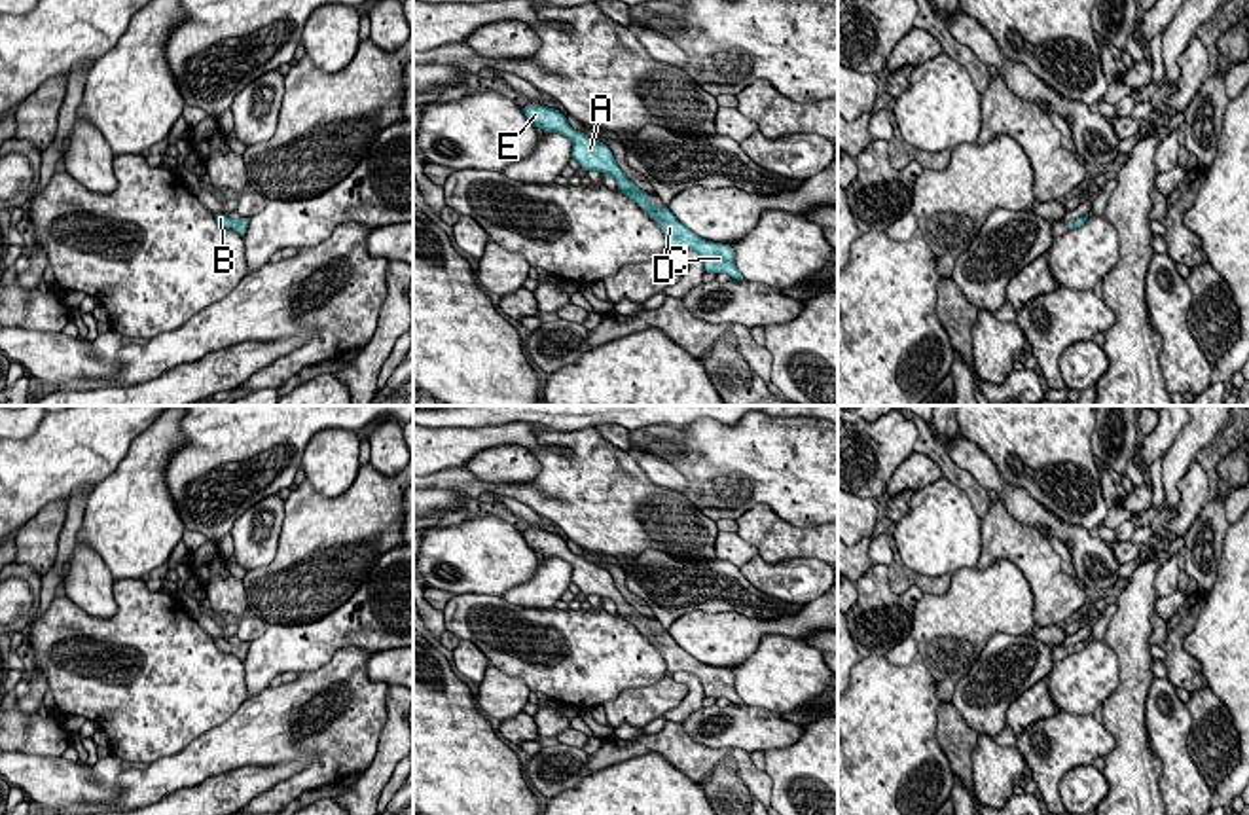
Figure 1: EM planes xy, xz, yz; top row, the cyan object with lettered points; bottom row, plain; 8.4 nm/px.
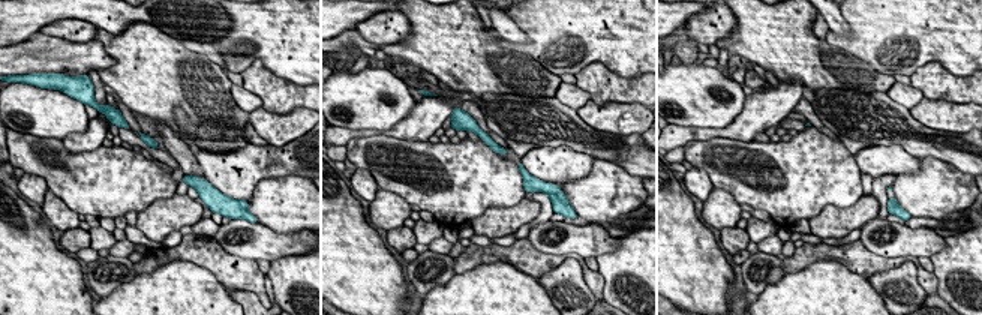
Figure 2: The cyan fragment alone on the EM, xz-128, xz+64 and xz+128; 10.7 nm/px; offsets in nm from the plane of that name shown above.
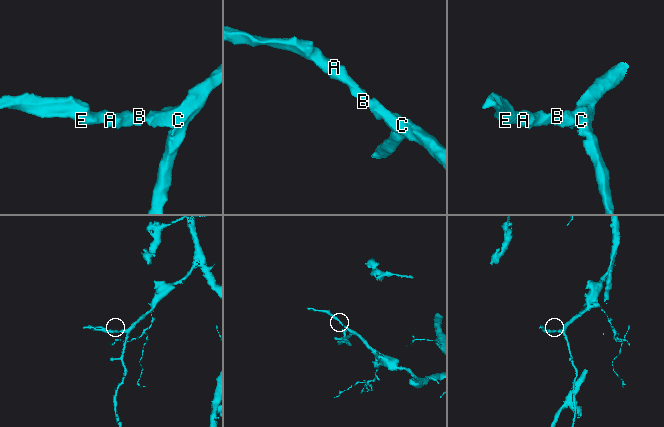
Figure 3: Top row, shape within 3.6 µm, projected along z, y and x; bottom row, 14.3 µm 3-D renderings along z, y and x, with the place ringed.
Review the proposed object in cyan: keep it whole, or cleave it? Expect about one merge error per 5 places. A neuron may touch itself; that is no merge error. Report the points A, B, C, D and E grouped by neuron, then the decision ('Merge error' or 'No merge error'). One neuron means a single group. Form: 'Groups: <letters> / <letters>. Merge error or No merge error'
Groups: A B C D E. No merge error

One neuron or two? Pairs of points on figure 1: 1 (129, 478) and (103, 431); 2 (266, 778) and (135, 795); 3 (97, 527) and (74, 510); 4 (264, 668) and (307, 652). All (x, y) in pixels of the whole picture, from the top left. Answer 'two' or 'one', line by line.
1: two
2: two
3: two
4: one

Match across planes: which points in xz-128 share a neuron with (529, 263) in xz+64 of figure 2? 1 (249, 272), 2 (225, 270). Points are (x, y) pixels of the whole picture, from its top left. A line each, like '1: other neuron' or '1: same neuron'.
1: same neuron
2: same neuron

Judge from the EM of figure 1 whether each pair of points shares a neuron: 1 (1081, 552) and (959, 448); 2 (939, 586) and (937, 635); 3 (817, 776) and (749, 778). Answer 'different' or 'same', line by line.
1: same
2: different
3: different

